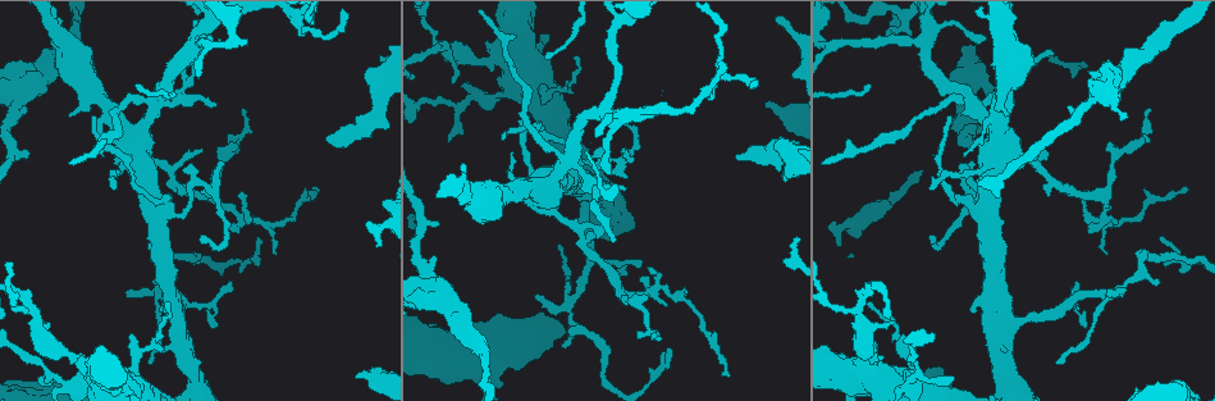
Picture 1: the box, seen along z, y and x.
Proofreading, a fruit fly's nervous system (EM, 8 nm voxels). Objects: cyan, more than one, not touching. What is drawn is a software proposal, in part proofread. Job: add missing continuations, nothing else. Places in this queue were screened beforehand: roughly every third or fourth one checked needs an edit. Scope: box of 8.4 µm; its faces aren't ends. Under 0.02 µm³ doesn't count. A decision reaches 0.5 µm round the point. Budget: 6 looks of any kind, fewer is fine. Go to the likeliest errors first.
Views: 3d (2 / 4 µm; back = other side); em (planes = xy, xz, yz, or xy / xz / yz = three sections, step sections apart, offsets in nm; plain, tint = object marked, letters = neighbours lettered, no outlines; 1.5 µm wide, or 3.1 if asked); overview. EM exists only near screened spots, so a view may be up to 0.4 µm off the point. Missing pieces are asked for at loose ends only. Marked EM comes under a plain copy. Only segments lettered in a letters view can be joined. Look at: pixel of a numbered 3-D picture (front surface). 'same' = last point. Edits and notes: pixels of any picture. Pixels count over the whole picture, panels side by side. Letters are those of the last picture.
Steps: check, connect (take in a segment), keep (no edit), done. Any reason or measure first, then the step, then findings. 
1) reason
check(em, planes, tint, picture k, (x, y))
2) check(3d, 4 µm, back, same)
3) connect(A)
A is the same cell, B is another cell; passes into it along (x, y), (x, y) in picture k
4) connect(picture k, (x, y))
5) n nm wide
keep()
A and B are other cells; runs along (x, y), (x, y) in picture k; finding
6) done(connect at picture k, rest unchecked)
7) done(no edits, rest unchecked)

an open end
check(em, planes, letters, picture 1, (970, 141))

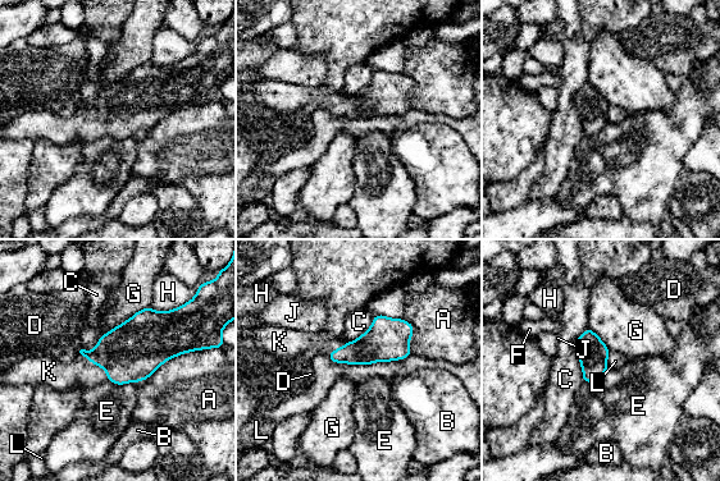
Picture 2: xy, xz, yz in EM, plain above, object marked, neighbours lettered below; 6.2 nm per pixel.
connect(K)
K is the same cell, A, B, C, D, E, F, G, H, J and L are other cells; the neuron continues

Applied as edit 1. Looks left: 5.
stops while still wide
check(em, planes, letters, picture 1, (355, 376))

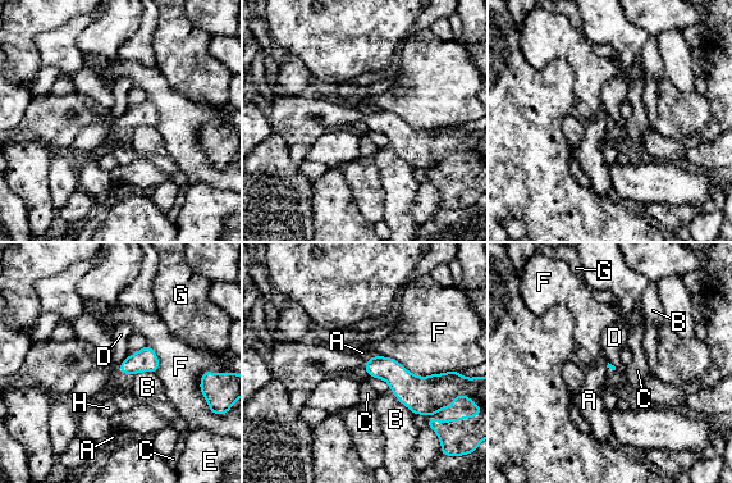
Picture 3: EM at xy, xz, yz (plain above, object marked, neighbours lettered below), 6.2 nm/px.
keep()
A, B, C, D, E, F, G and H are other cells; border along (128, 356), (118, 365) in picture 3; no lettered segment goes on from it

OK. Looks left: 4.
done(connect at picture 2, rest unchecked)

